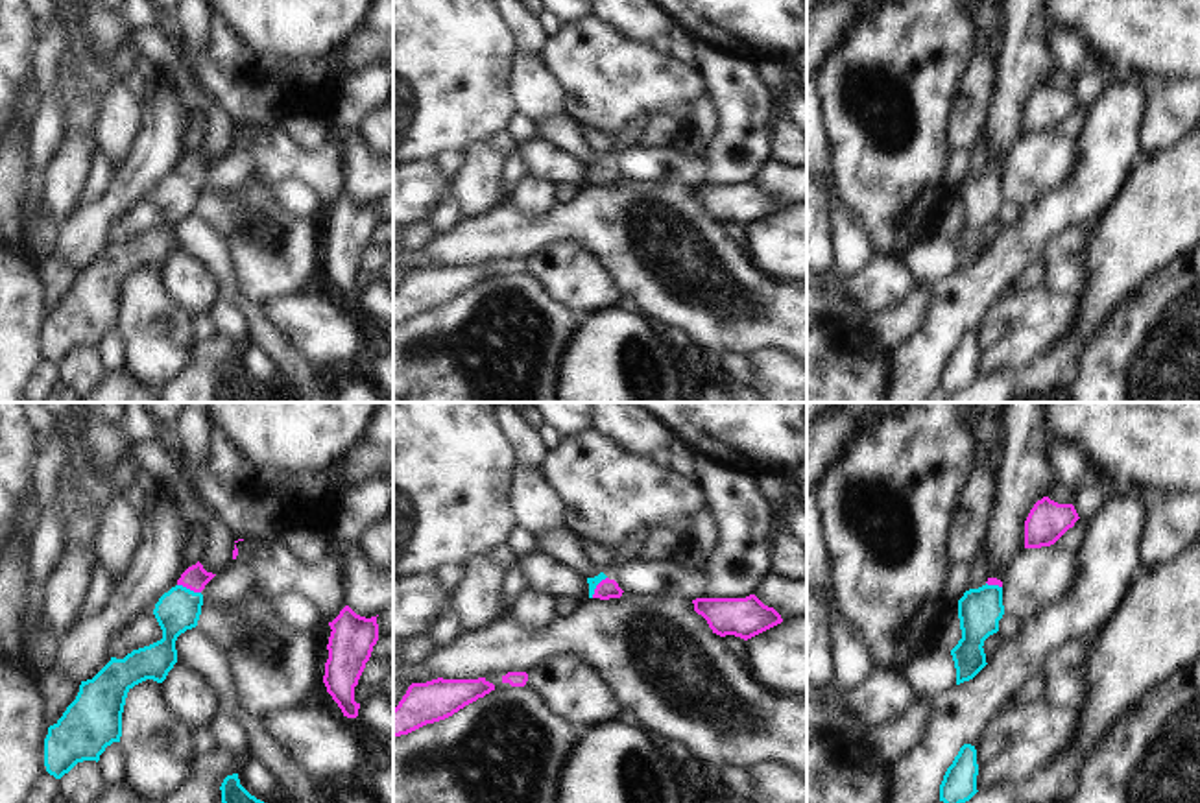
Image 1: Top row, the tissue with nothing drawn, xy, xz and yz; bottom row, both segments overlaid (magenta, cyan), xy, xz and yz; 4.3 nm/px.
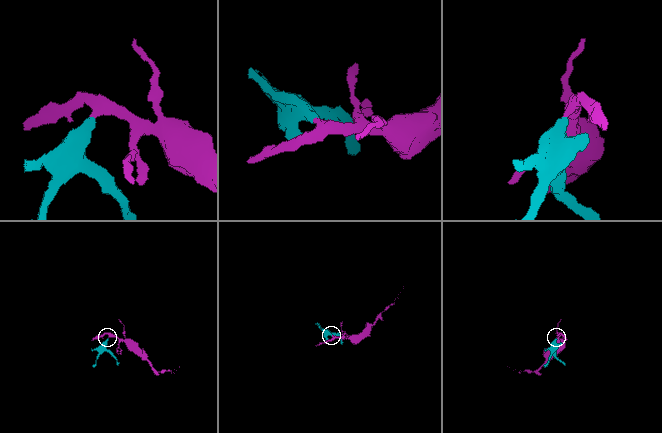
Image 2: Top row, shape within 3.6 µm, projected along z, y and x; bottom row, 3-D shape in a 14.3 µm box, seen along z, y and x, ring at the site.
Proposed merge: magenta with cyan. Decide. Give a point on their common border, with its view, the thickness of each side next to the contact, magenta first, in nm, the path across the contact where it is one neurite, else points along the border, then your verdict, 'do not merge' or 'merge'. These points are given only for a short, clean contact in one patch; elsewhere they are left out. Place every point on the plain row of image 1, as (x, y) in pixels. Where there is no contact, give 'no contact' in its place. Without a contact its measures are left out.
meets magenta in xy at (189, 174); 110 nm thick on the magenta side, 190 nm on the other; runs through xy (194, 165), (189, 174), (178, 196); merge

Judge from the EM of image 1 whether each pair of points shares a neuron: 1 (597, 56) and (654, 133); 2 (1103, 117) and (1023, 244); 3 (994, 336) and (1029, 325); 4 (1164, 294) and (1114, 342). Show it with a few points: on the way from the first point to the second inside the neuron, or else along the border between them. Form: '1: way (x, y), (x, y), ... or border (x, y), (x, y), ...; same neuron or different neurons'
1: border (685, 117), (663, 113), (647, 124); different neurons
2: way (1103, 148), (1103, 165), (1055, 213); same neuron
3: way (1003, 336), (1020, 325); same neuron
4: way (1151, 307), (1127, 331); same neuron

